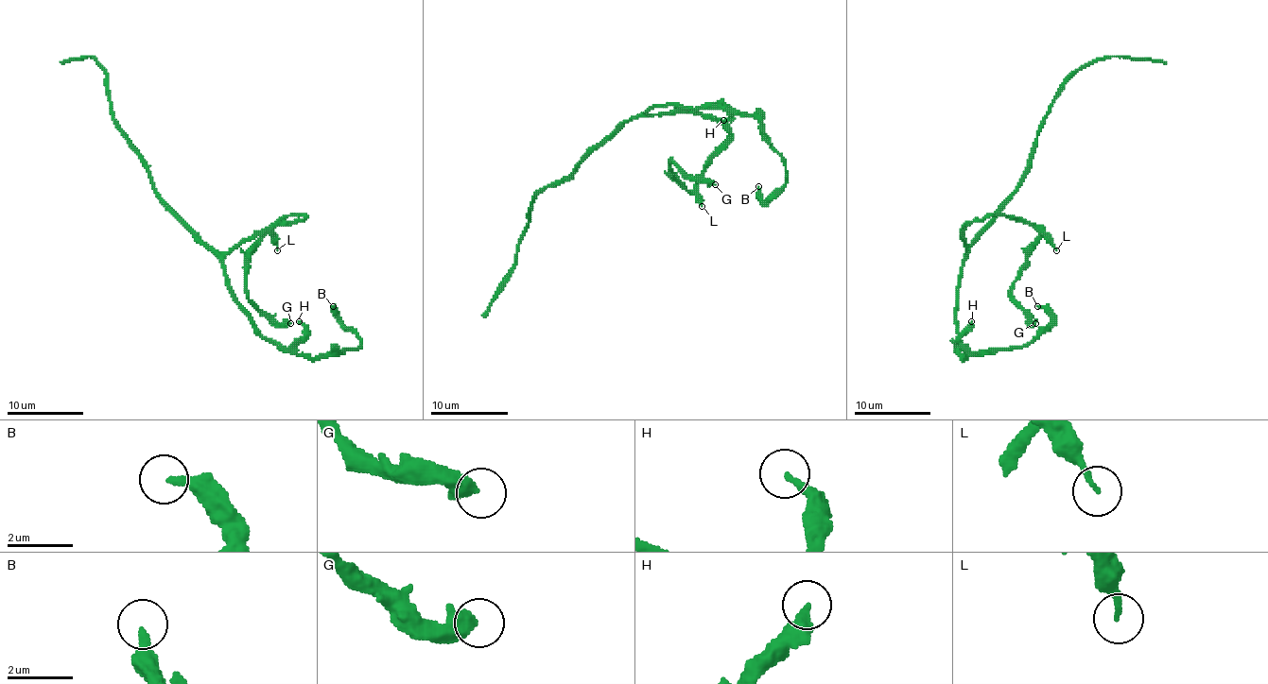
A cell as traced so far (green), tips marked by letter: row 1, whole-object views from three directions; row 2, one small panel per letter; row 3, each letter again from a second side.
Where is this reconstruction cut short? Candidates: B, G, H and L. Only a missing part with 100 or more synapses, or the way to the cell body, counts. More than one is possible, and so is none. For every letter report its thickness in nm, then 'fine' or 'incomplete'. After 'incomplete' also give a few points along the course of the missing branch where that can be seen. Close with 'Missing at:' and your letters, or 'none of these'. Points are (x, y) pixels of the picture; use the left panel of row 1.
B: 280 nm thick; fine
G: 550 nm thick; fine
H: 260 nm thick; fine
L: 180 nm thick; fine
Missing at: none of these

